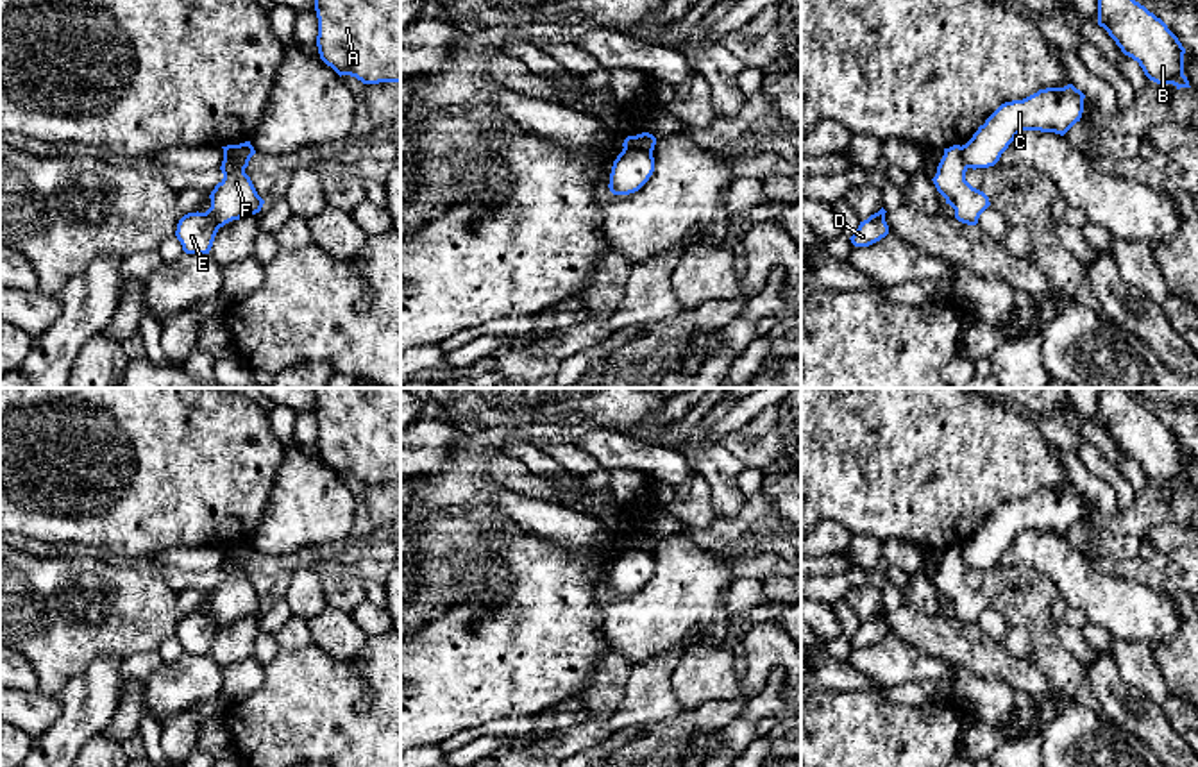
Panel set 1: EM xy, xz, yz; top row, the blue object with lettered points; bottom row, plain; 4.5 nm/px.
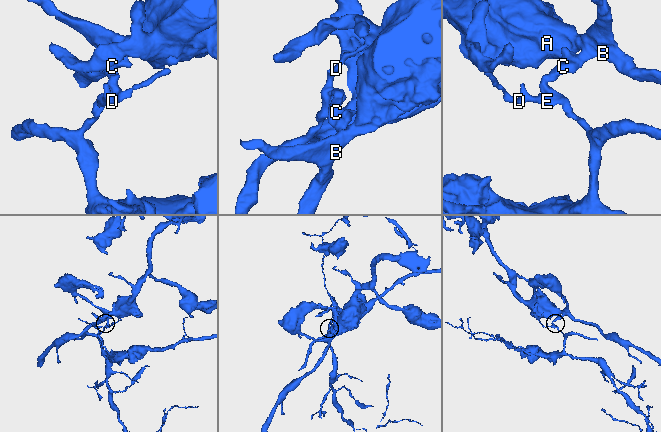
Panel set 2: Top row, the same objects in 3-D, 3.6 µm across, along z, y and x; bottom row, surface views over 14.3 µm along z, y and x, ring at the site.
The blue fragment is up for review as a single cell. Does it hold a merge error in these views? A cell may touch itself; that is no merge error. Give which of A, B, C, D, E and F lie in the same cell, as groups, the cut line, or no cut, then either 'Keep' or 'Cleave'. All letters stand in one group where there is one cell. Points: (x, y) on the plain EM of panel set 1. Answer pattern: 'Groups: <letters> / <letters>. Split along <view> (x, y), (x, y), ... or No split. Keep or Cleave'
Groups: A B C / D E F. Split along xz (624, 547), (651, 553). Cleave

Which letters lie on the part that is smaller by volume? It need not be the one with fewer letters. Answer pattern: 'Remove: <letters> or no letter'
Remove: D, E, F

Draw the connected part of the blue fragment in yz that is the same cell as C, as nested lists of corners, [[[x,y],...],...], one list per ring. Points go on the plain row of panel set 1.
[[[1073,485],[1046,488],[1023,499],[1001,504],[973,538],[962,545],[967,569],[994,567],[1016,536],[1023,531],[1064,536],[1084,513],[1085,495]]]

